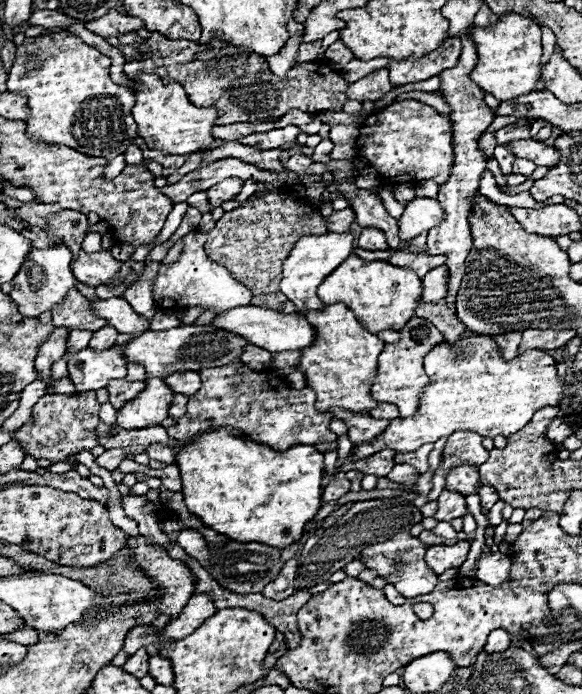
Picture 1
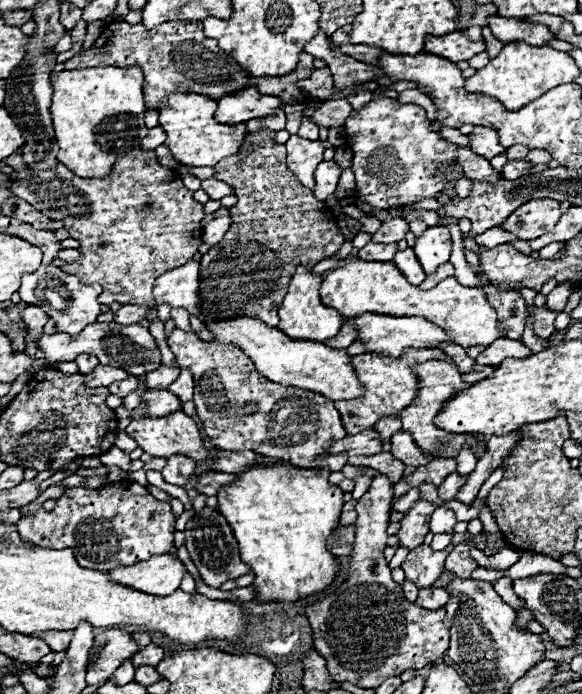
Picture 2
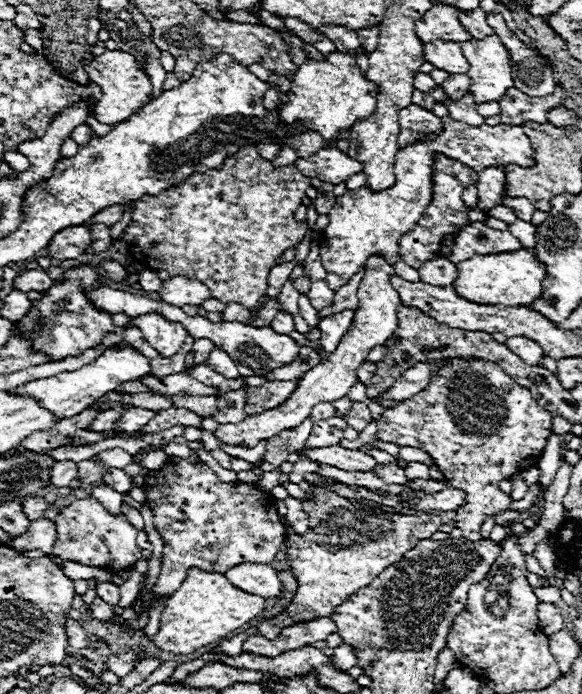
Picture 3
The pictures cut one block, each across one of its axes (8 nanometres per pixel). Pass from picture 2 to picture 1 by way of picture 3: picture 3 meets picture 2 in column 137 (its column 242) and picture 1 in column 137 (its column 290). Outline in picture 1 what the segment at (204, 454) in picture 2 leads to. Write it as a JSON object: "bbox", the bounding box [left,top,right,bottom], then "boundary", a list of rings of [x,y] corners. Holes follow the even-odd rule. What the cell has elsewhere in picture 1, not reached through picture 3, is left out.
{"bbox":[118,376,174,428],"boundary":[[[146,376],[144,382],[146,388],[134,400],[130,400],[130,404],[124,404],[118,410],[120,428],[146,428],[150,424],[160,424],[164,418],[168,418],[168,408],[174,392],[166,388],[164,378],[160,376]]]}

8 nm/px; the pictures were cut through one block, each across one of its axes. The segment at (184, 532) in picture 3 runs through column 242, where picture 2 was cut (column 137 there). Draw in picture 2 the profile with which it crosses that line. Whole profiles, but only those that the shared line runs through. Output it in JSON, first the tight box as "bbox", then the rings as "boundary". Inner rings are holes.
{"bbox":[16,480,176,570],"boundary":[[[120,480],[120,482],[110,482],[102,488],[90,490],[90,488],[68,488],[58,500],[54,510],[46,512],[44,508],[38,508],[30,516],[22,516],[16,522],[18,534],[22,540],[32,542],[36,546],[48,546],[48,548],[72,548],[78,564],[82,568],[92,568],[92,570],[112,570],[122,564],[138,564],[142,560],[148,560],[150,556],[158,552],[168,552],[174,546],[174,522],[176,518],[172,516],[170,504],[156,500],[146,486],[140,486],[132,480]]]}

